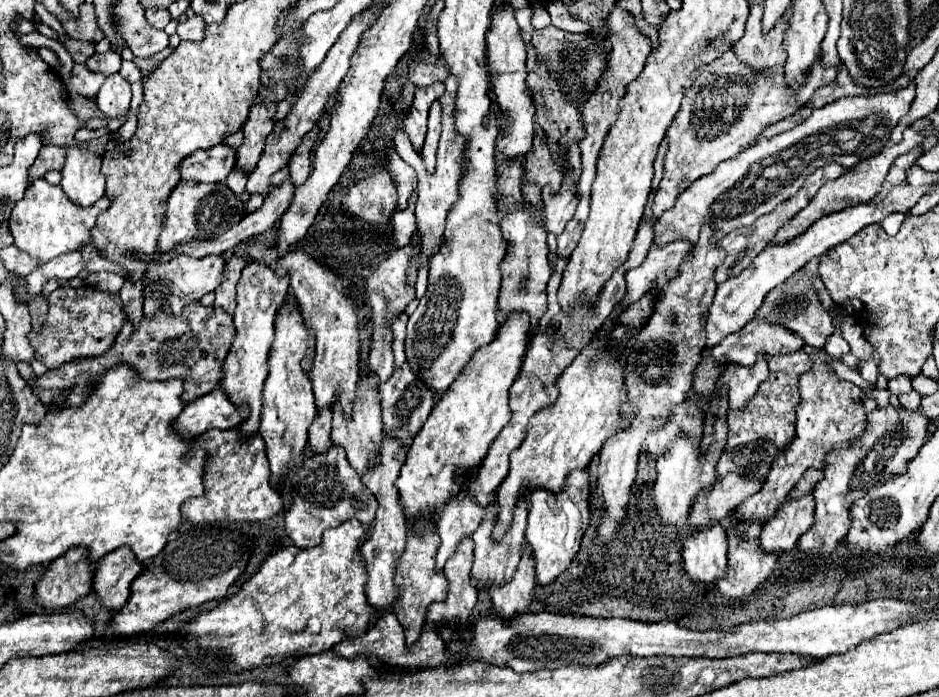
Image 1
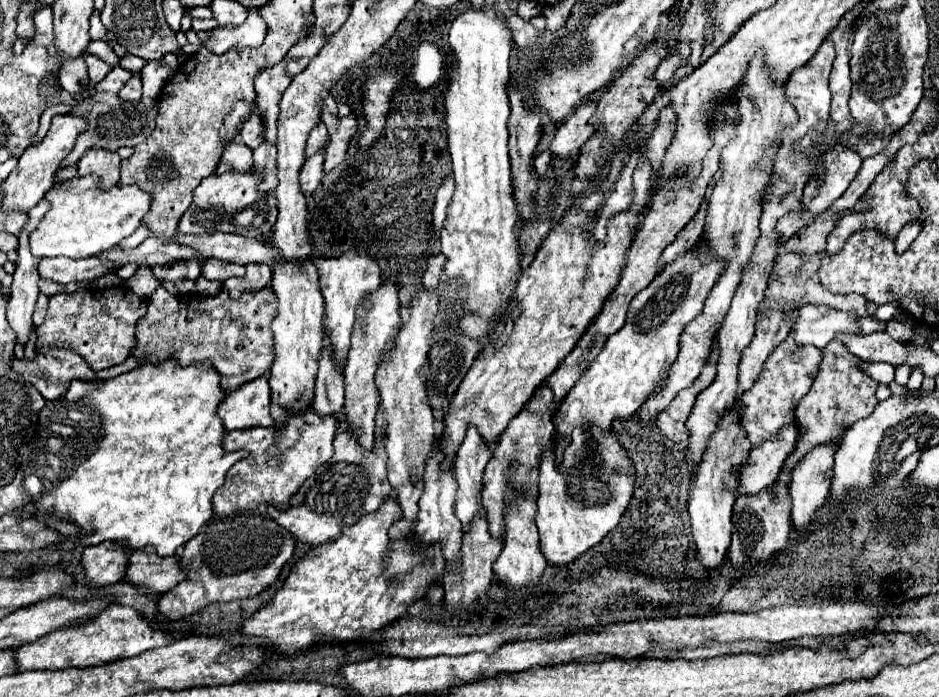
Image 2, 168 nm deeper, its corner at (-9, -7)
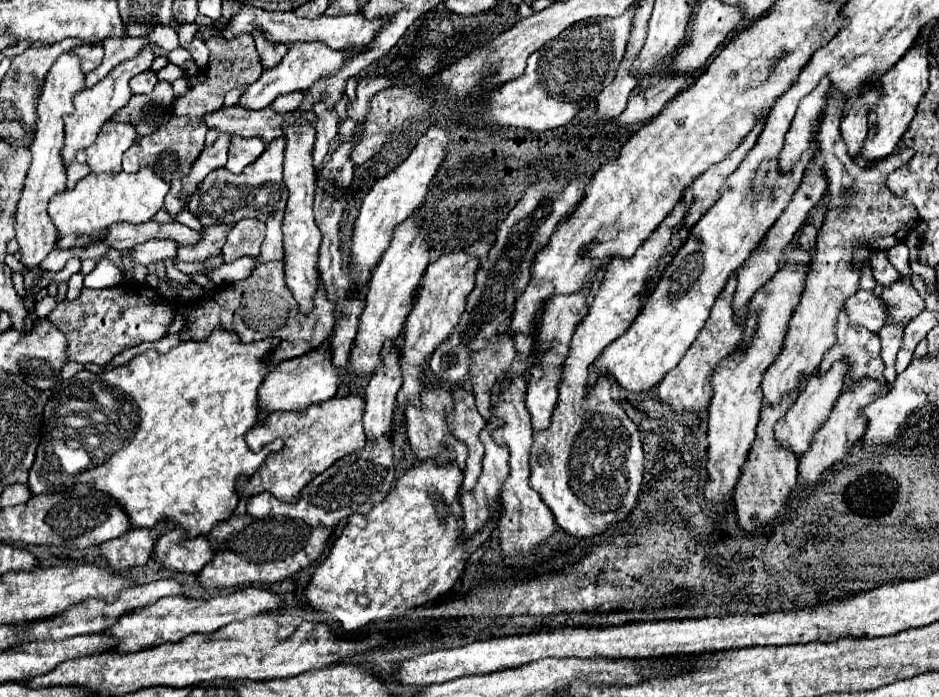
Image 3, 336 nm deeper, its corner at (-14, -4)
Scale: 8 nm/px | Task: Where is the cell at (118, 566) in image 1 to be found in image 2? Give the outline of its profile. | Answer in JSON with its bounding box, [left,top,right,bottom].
[124,547,186,595]

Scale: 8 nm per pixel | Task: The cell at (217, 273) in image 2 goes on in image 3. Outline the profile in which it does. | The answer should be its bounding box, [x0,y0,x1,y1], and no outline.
[223,218,265,262]

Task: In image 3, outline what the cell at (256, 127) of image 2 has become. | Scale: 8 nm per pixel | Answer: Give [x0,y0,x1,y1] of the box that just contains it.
[271,90,303,114]

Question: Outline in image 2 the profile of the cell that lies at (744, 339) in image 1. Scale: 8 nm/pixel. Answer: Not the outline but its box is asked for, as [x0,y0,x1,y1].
[790,305,858,349]

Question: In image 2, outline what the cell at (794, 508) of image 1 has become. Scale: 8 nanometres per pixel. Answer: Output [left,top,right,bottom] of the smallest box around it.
[790,443,836,533]

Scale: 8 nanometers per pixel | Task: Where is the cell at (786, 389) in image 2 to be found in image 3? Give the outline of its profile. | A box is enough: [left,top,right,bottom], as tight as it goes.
[761,98,919,404]

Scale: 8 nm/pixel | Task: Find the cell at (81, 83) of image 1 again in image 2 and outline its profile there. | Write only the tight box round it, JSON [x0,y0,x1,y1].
[84,55,112,89]

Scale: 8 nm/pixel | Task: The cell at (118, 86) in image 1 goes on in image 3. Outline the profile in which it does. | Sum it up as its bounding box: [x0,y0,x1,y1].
[131,70,159,94]

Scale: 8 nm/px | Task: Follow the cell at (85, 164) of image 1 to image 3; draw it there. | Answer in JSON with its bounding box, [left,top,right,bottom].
[85,120,137,174]

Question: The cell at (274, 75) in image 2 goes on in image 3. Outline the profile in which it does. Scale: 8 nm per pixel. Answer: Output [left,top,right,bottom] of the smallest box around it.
[251,30,287,68]

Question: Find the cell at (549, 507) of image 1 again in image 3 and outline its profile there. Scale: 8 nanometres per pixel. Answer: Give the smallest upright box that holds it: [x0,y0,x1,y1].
[531,202,685,538]

